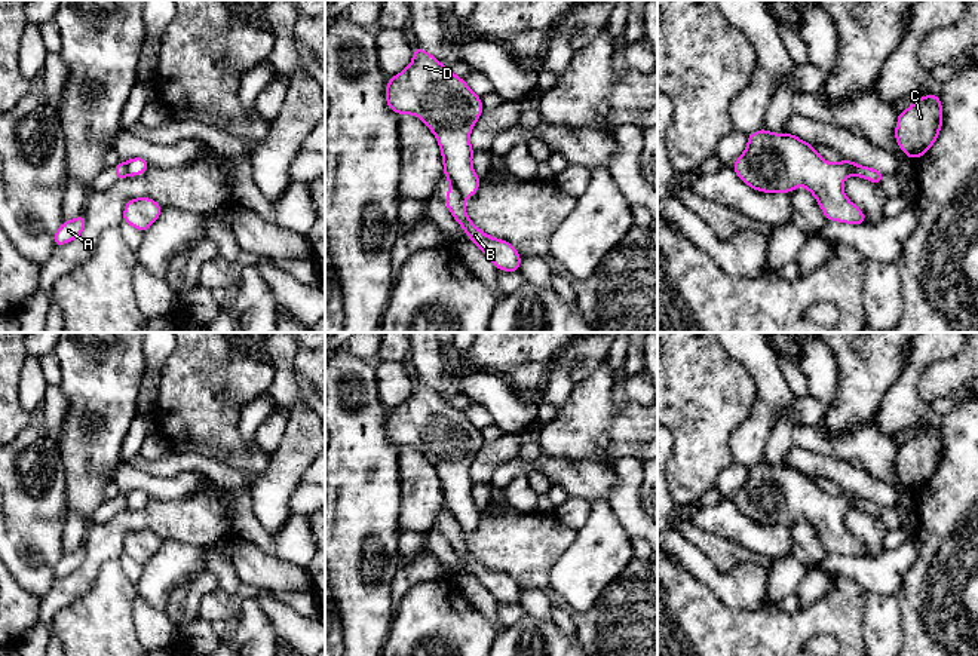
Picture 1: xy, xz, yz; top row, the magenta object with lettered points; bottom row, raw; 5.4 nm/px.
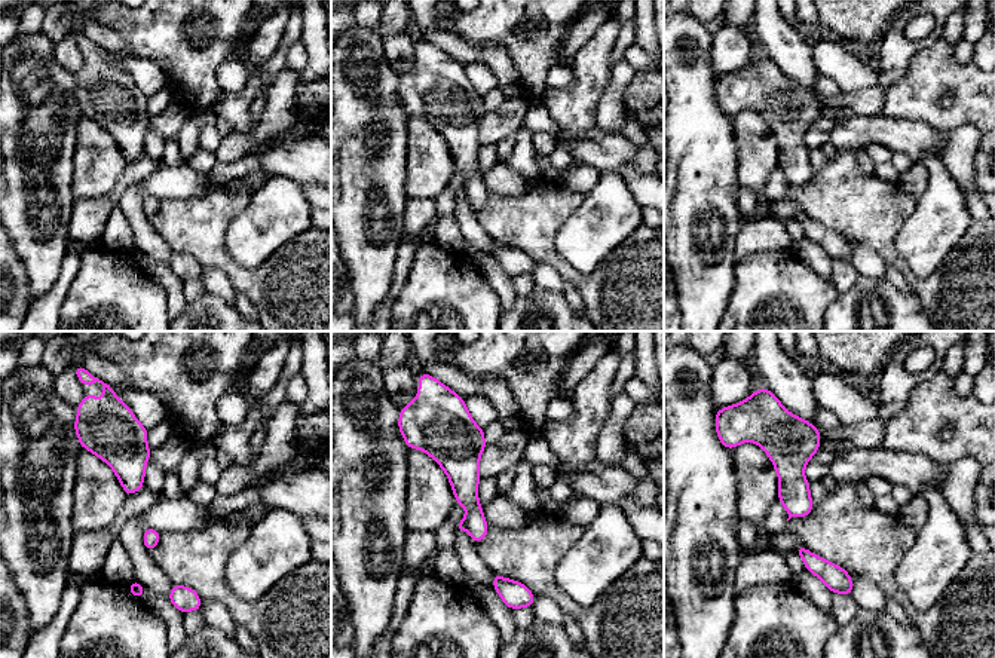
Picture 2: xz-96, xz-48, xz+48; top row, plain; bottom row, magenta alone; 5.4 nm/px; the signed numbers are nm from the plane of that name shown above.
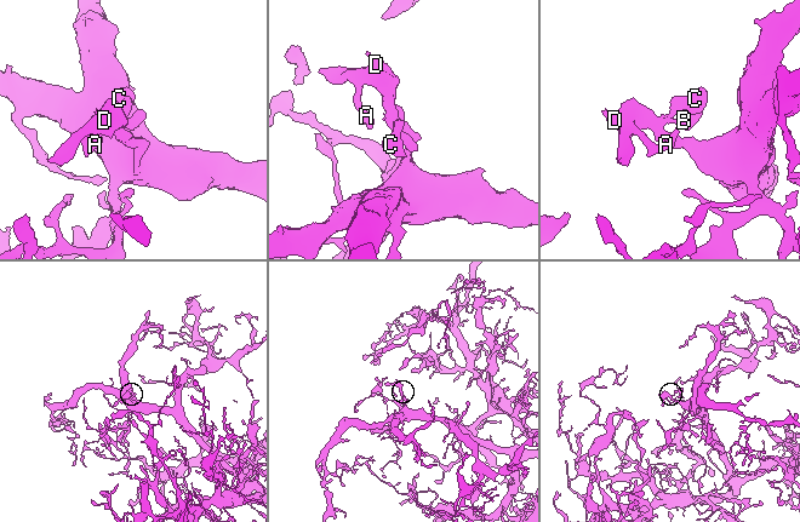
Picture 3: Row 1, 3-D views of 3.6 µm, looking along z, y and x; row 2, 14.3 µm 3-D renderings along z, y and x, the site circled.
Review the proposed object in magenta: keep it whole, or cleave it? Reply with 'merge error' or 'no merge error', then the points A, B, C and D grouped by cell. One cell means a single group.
merge error; A C D / B

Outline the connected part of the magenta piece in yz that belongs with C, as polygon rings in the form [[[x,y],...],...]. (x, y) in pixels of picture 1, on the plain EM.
[[[925,427],[898,445],[895,470],[907,490],[919,491],[936,473],[942,459],[942,439],[938,427]]]

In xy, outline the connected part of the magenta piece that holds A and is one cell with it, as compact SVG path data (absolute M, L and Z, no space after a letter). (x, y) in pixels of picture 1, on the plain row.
M80 546L76 552L64 554L53 568L55 579L74 573L77 568L82 567L85 558L85 546Z

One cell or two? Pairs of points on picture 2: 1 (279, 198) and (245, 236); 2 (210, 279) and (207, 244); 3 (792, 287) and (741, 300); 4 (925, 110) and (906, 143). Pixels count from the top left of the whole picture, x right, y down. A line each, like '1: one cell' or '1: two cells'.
1: one cell
2: two cells
3: one cell
4: two cells

